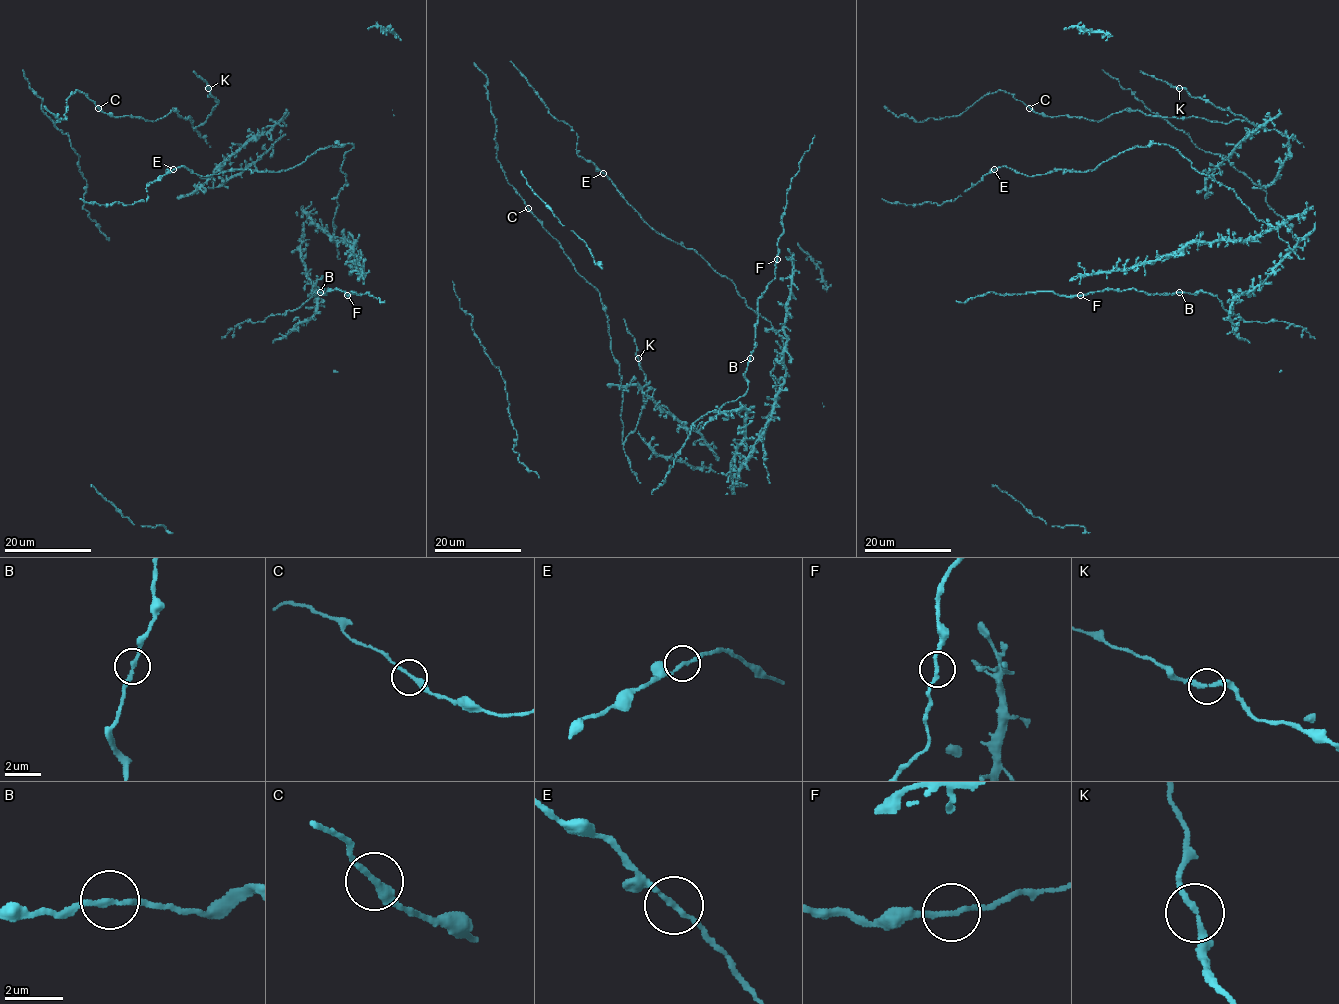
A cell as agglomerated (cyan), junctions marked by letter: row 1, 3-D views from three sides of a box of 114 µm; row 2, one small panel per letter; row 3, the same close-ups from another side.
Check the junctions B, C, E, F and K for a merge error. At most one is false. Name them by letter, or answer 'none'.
none

